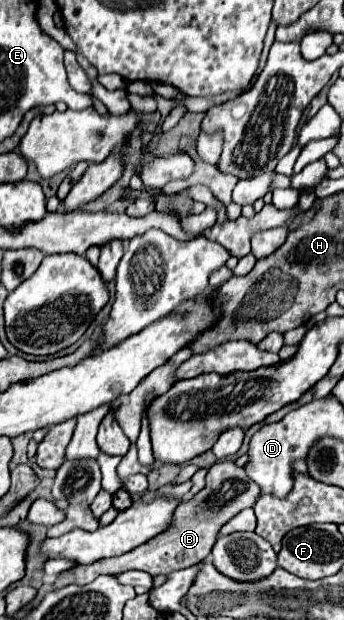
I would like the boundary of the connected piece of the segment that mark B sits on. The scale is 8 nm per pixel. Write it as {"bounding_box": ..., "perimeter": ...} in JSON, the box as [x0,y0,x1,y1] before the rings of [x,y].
{"bounding_box":[54,461,260,589],"perimeter":[[[232,461],[214,463],[206,475],[206,487],[198,495],[194,495],[192,499],[182,501],[178,505],[178,509],[174,513],[174,523],[168,531],[156,535],[148,543],[144,543],[144,545],[140,545],[120,557],[100,559],[98,563],[78,565],[70,571],[64,571],[58,575],[54,587],[58,589],[58,587],[64,587],[70,583],[86,585],[86,583],[92,583],[98,575],[116,575],[116,573],[124,573],[130,569],[140,569],[150,575],[160,575],[160,573],[168,575],[178,569],[198,565],[210,555],[210,549],[216,543],[216,535],[218,535],[220,527],[226,521],[230,521],[234,515],[238,515],[242,509],[252,507],[258,497],[260,497],[260,487],[246,475],[244,469],[236,467]]]}

